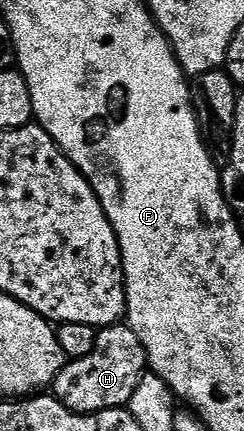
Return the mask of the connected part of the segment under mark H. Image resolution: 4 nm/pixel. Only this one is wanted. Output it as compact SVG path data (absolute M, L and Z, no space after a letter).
M114 325L98 330L95 349L87 353L87 357L66 362L57 374L51 391L67 409L80 415L94 415L97 411L128 405L131 393L135 393L135 385L139 385L146 371L145 350L139 337L127 325Z

